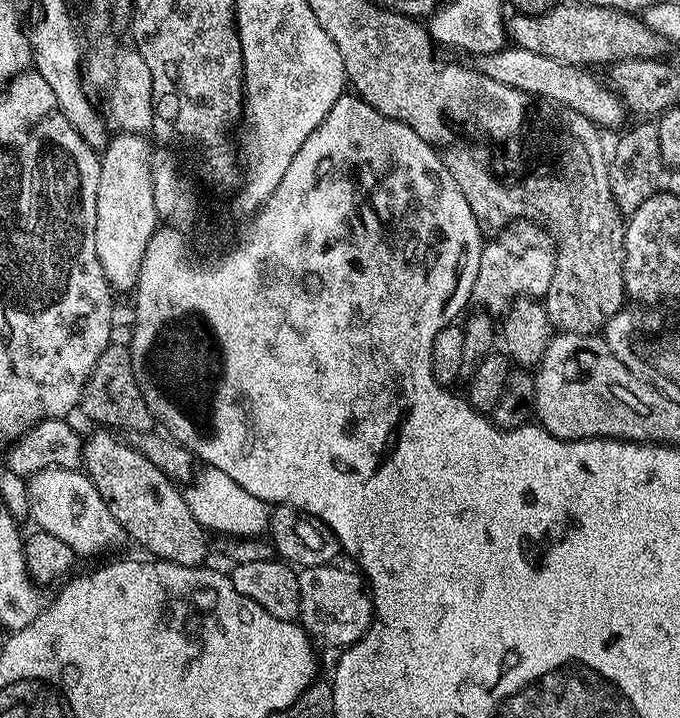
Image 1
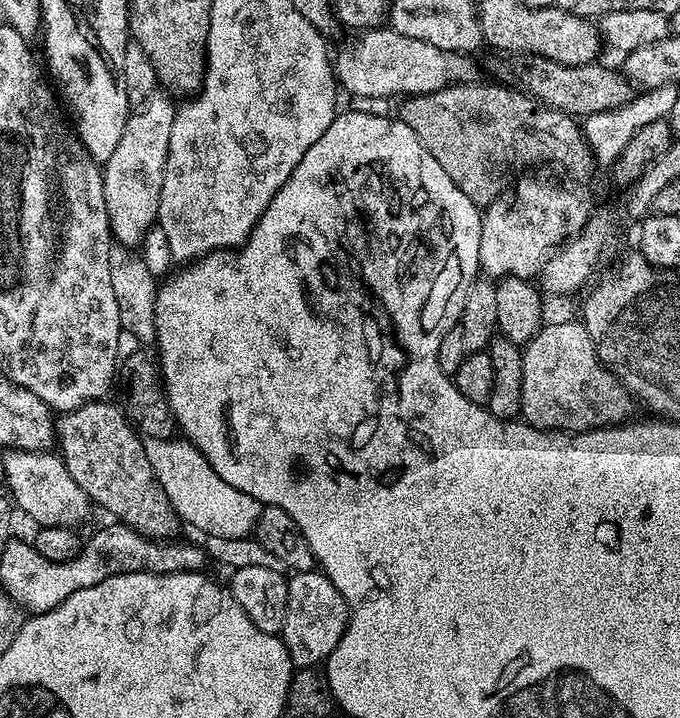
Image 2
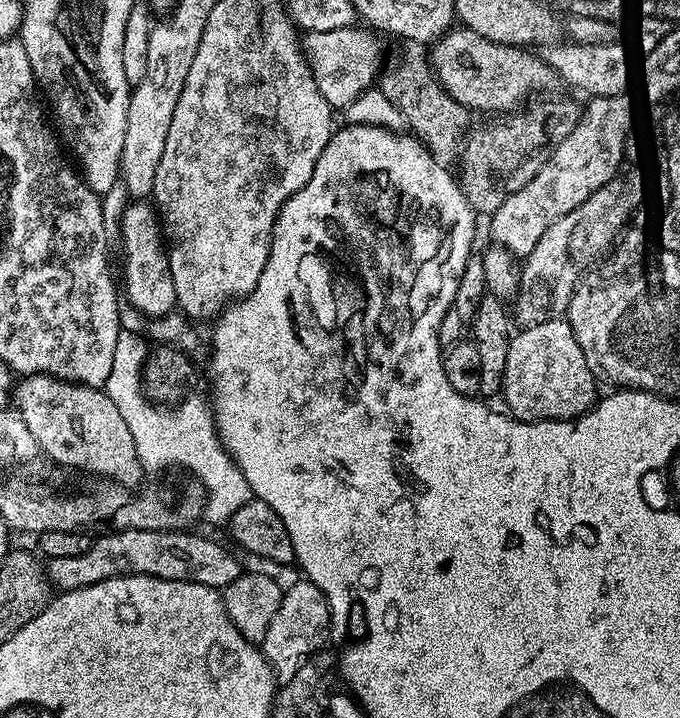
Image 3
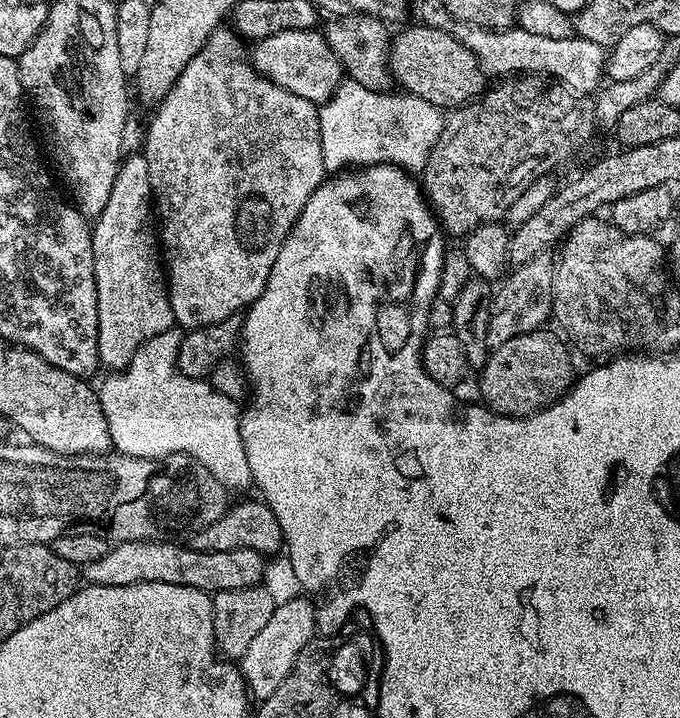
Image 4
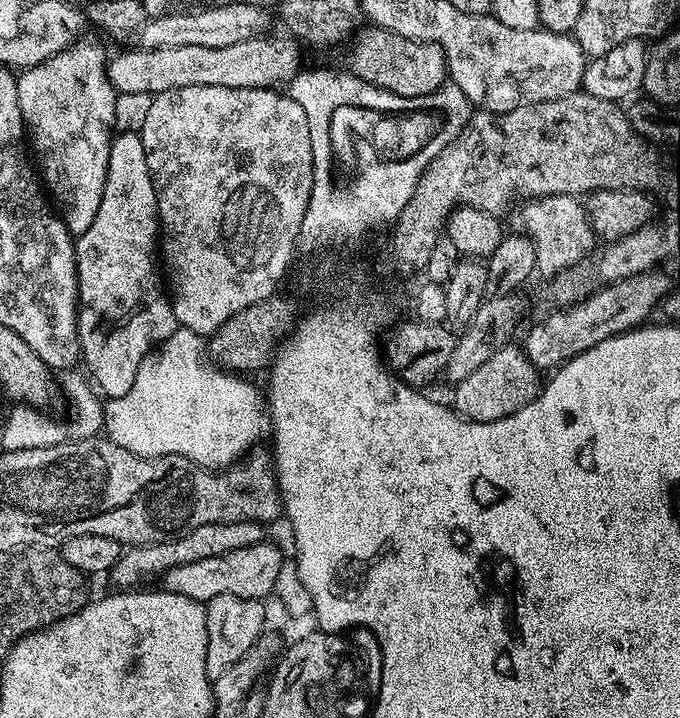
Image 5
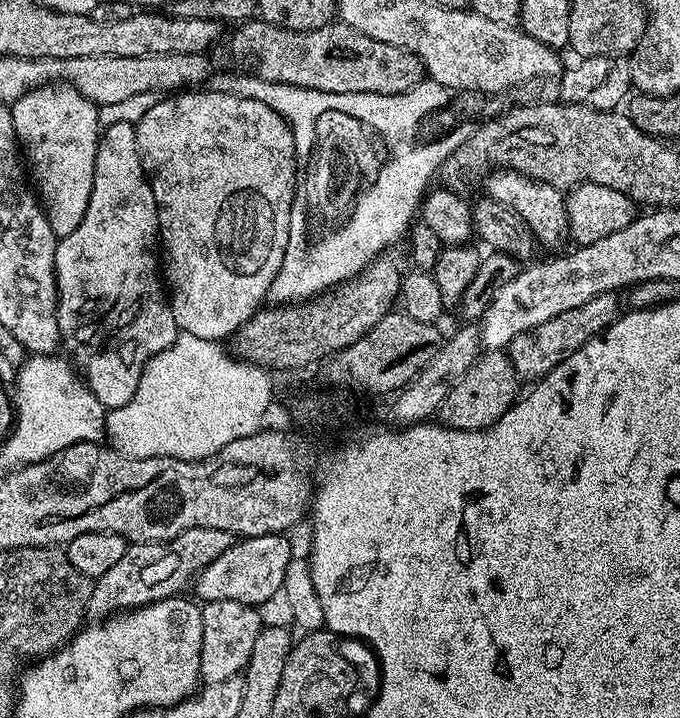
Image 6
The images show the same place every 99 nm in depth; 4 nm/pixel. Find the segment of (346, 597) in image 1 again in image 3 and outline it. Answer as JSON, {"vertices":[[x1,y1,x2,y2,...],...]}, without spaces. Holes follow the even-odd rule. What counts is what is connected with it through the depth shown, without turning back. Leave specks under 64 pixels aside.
{"vertices":[[301,578,294,586,283,589,278,606,278,614,274,614,274,622,270,622,270,630,266,630,266,638,262,642,264,657,272,667,277,685,290,682,298,669,324,644,328,632,332,628,332,610,328,599,306,578]]}

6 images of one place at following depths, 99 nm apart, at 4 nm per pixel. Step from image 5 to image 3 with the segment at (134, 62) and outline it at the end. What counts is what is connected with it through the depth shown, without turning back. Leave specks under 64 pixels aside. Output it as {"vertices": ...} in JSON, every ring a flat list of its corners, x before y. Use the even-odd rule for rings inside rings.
{"vertices":[[353,26,351,28,343,28,342,30,309,32,303,37,302,51,304,61,312,72,312,77,318,86,318,90,322,90,322,98,326,98,326,102,333,110,347,109,361,94,371,89,381,75,380,48,376,45,375,40,377,37,371,31,365,31,363,32,360,26]]}

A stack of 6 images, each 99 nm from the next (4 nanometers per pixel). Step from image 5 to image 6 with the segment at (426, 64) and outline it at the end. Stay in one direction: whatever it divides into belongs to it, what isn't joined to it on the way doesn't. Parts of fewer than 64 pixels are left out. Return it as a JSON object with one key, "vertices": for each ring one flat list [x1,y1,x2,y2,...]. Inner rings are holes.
{"vertices":[[253,18,243,21,237,28,240,29,232,36,233,58,241,64,241,69,254,70,257,76,269,79,270,82,294,84,327,93,365,91,369,94,400,95,410,91,426,76,423,64,410,49,368,37,343,22,331,22,320,29,295,32,288,28,279,28,261,18]]}

